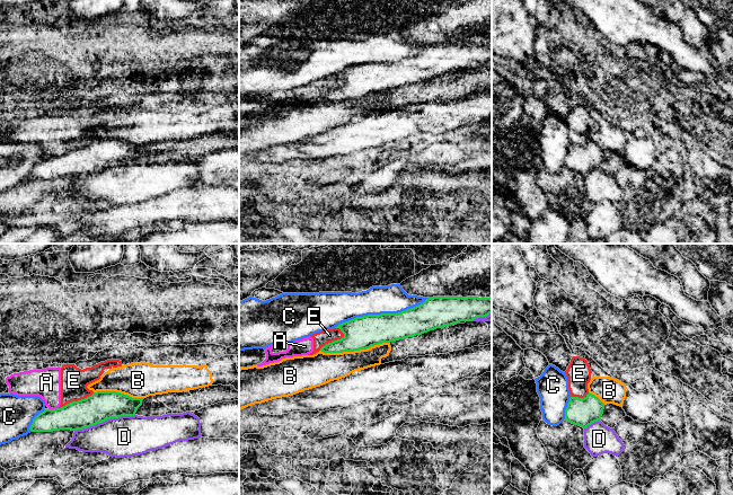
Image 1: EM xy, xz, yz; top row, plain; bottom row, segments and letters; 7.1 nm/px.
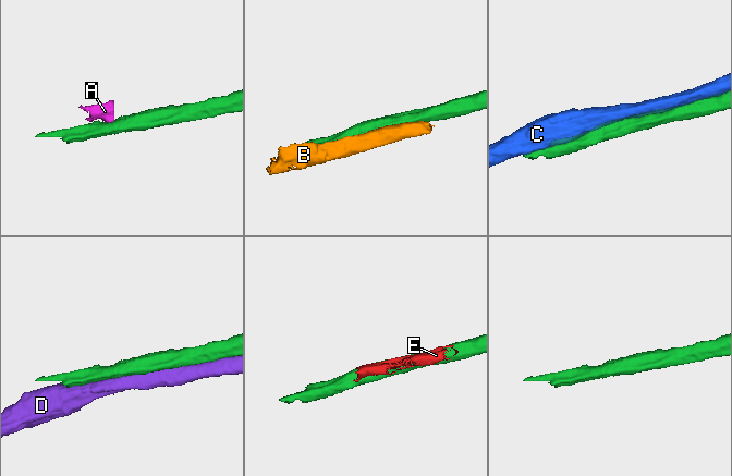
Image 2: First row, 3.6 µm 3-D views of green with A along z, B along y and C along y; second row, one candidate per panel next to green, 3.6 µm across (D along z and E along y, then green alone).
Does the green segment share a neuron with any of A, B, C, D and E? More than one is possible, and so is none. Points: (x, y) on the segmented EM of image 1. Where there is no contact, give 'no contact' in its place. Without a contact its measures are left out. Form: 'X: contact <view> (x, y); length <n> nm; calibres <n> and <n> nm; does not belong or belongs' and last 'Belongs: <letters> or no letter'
A: contact xy (53, 409); length 70 nm; calibres 200 and 200 nm; does not belong
B: contact xz (354, 350); length 500 nm; calibres 240 and 200 nm; does not belong
C: contact xz (381, 314); length 700 nm; calibres 240 and 200 nm; does not belong
D: contact xy (104, 421); length 440 nm; calibres 220 and 280 nm; does not belong
E: contact xz (335, 341); length 220 nm; calibres 240 and 100 nm; does not belong
Belongs: no letter

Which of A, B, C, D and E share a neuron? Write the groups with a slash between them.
A E / B / C / D

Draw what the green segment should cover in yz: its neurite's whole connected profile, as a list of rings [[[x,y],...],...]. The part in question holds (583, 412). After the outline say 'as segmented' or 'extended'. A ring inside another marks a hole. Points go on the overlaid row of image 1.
[[[590,392],[584,398],[571,397],[565,409],[565,421],[586,428],[601,419],[603,409],[604,404]]]; as segmented

